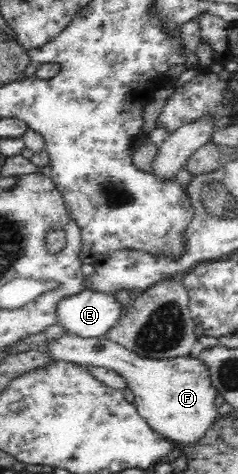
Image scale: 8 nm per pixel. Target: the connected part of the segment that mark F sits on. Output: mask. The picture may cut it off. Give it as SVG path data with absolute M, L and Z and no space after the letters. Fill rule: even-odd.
M64 335L40 350L50 350L57 361L68 361L84 367L96 365L116 371L124 377L127 388L135 394L133 402L139 415L152 429L170 438L180 448L202 437L218 419L217 402L220 396L212 384L211 369L195 356L174 357L168 361L142 358L124 350L106 335L90 339Z

